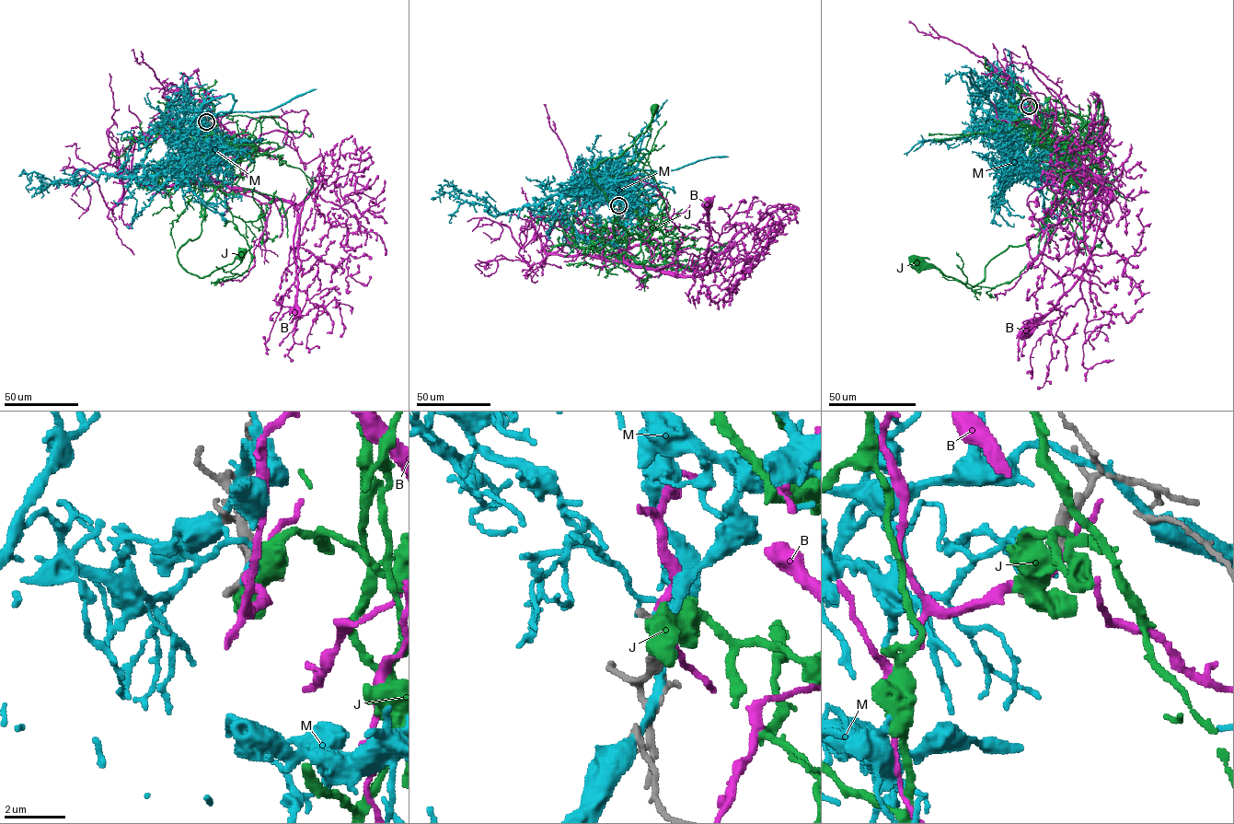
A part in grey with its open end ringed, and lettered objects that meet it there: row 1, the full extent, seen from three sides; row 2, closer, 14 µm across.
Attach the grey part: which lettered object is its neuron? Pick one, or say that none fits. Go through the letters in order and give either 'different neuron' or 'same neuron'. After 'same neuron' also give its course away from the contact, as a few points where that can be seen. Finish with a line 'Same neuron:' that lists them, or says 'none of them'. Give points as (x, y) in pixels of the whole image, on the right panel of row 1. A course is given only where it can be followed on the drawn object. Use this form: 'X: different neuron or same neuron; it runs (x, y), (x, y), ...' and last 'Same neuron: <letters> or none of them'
B: different neuron
J: different neuron
M: different neuron
Same neuron: none of them

